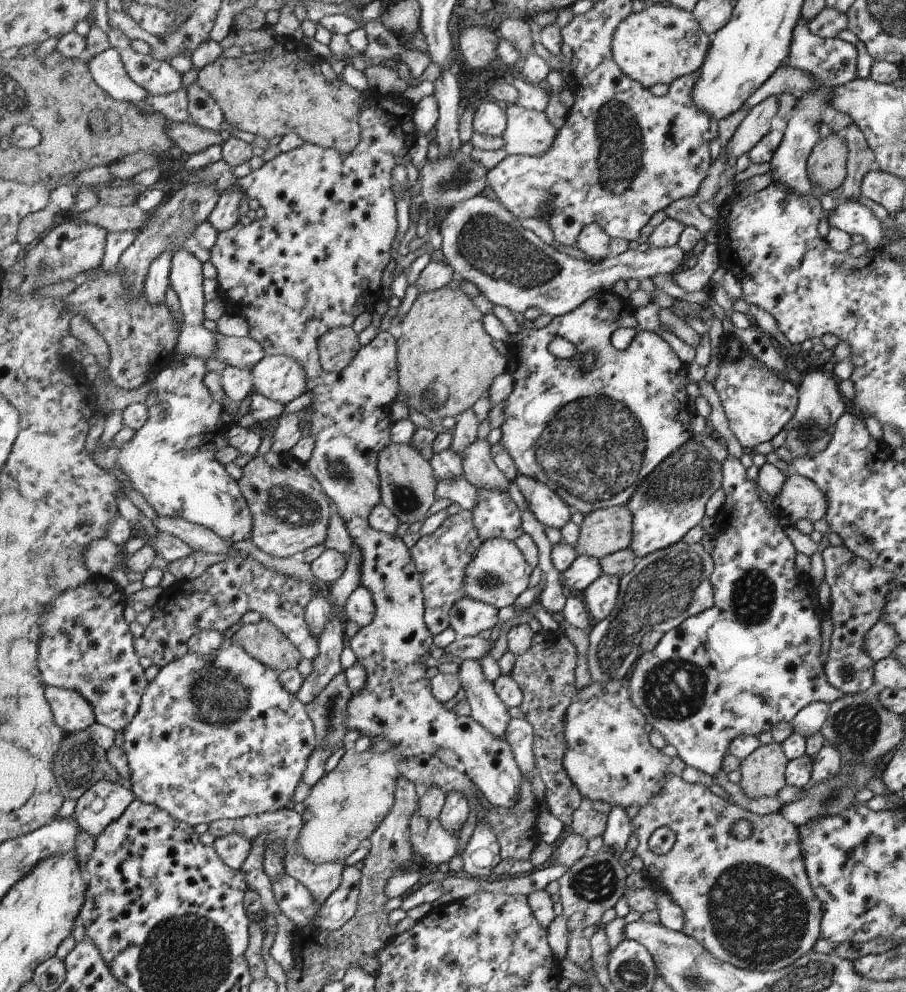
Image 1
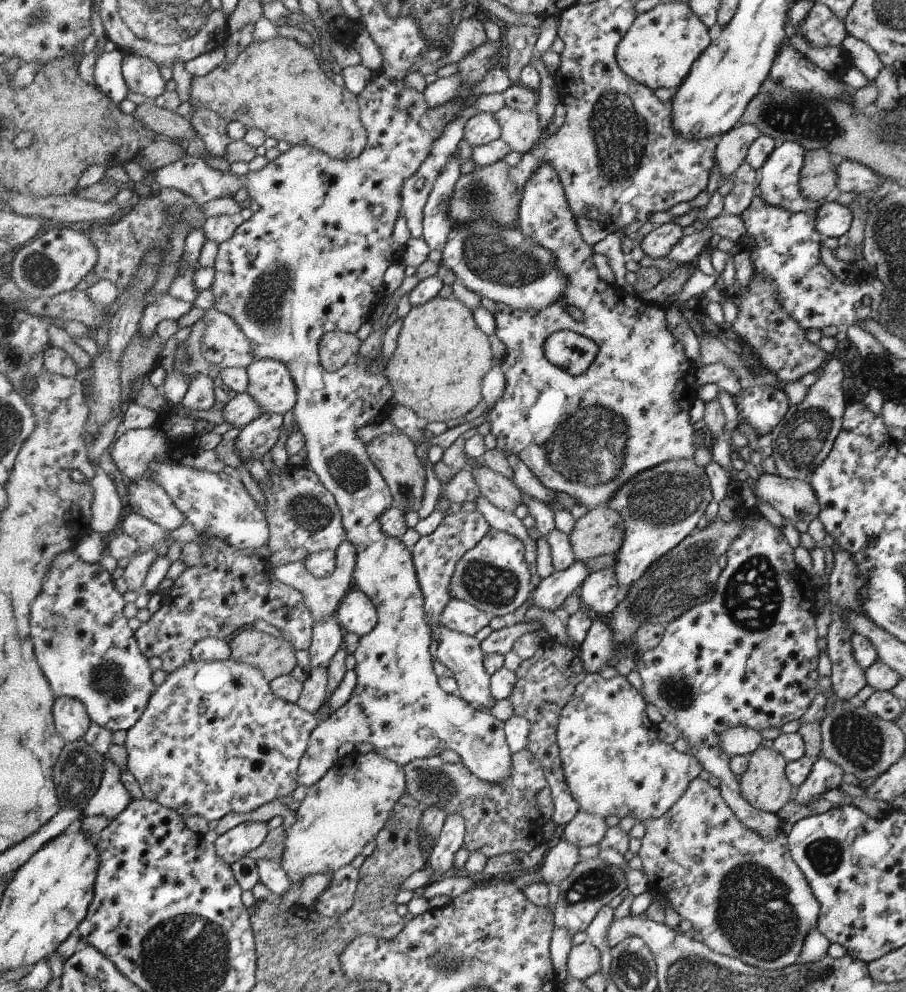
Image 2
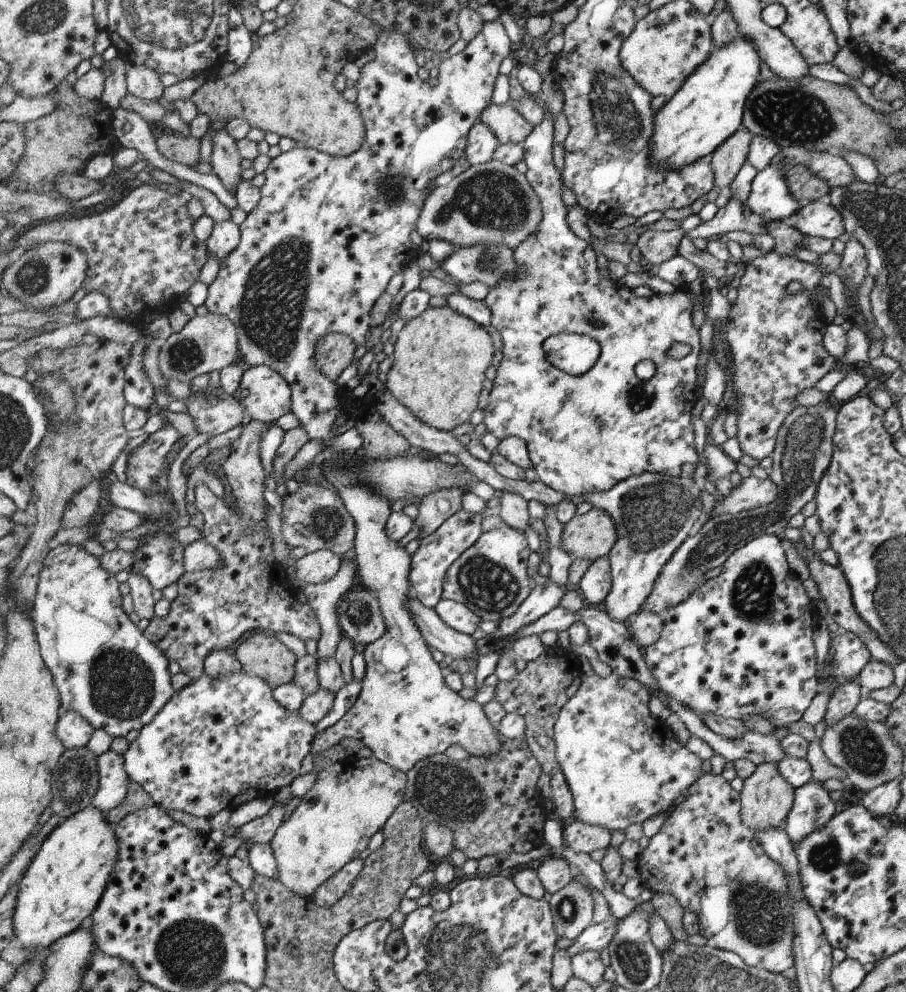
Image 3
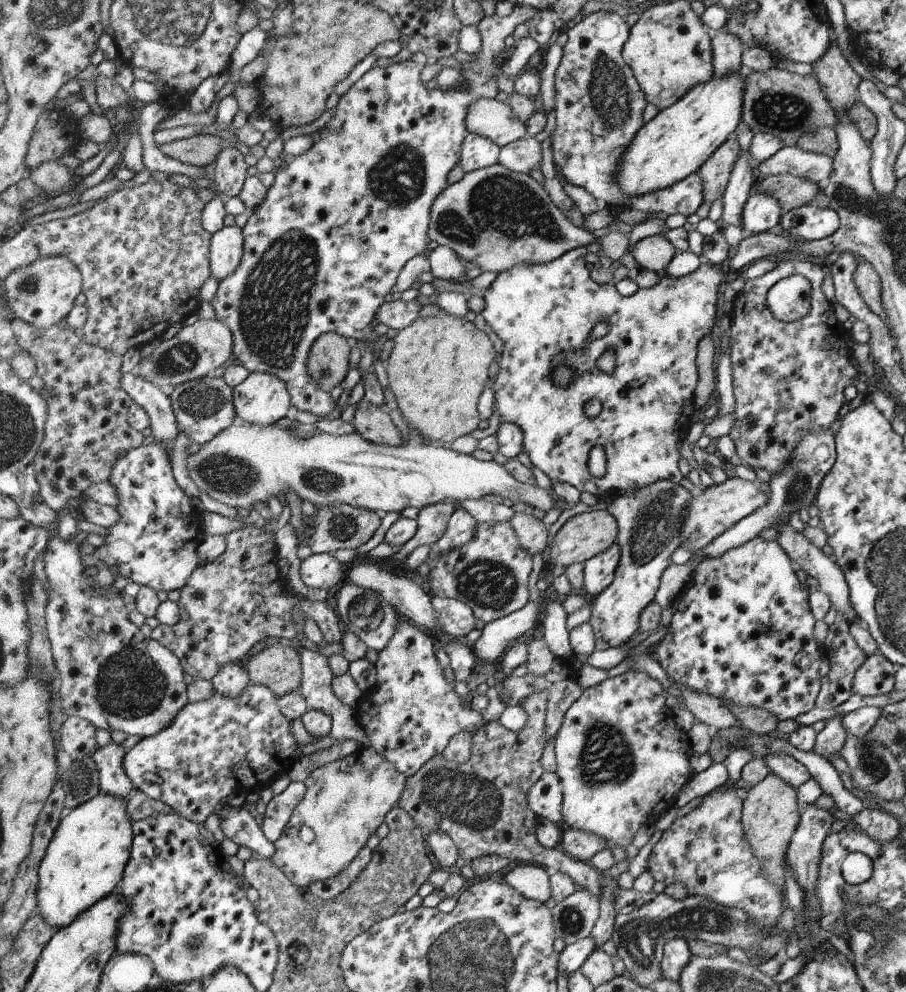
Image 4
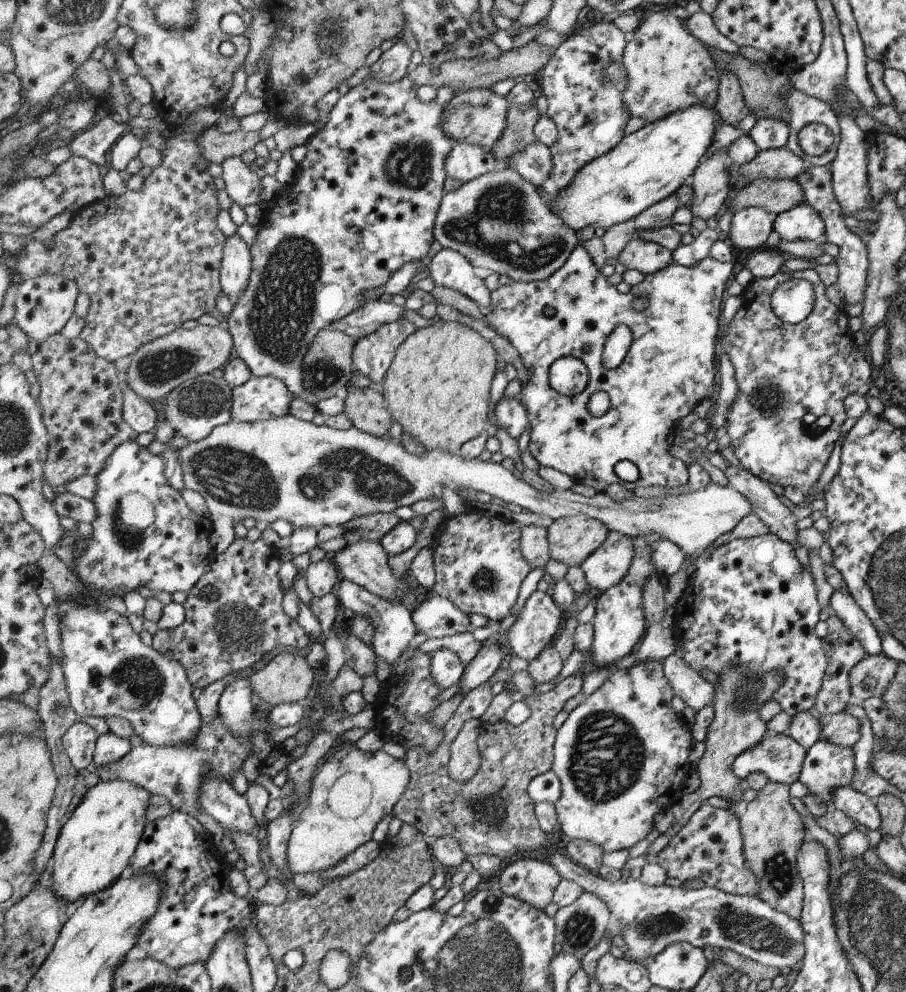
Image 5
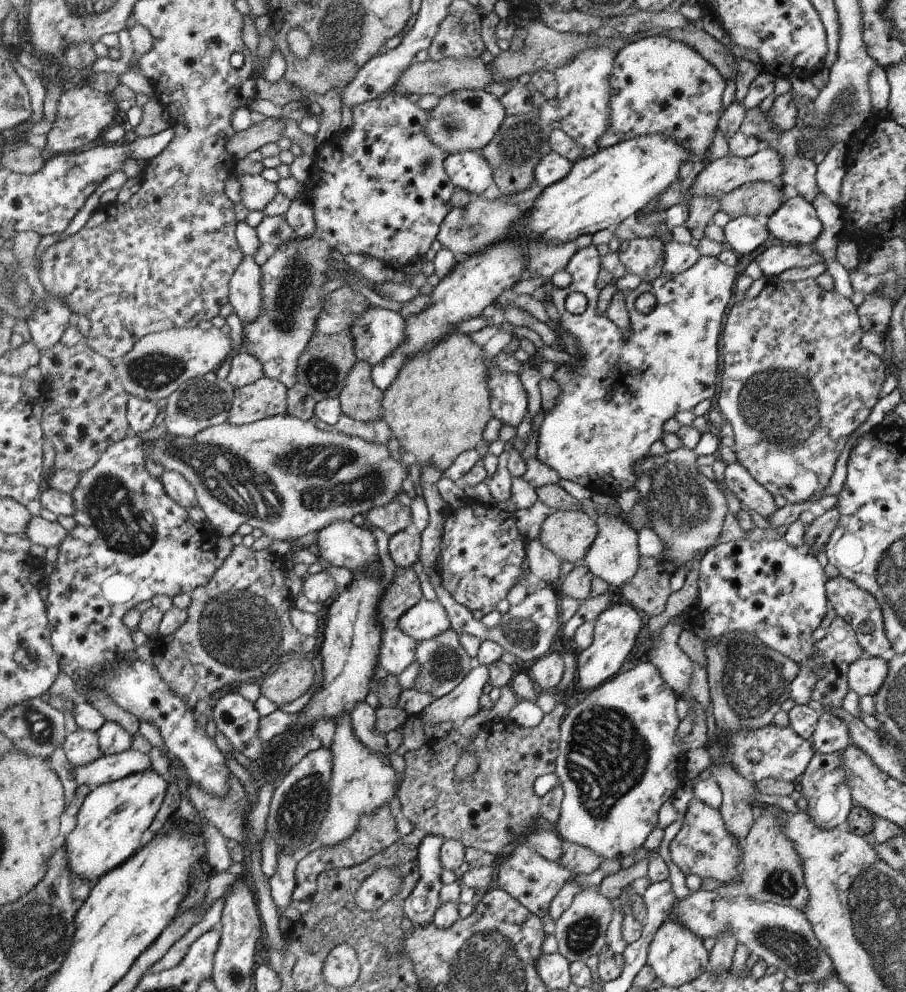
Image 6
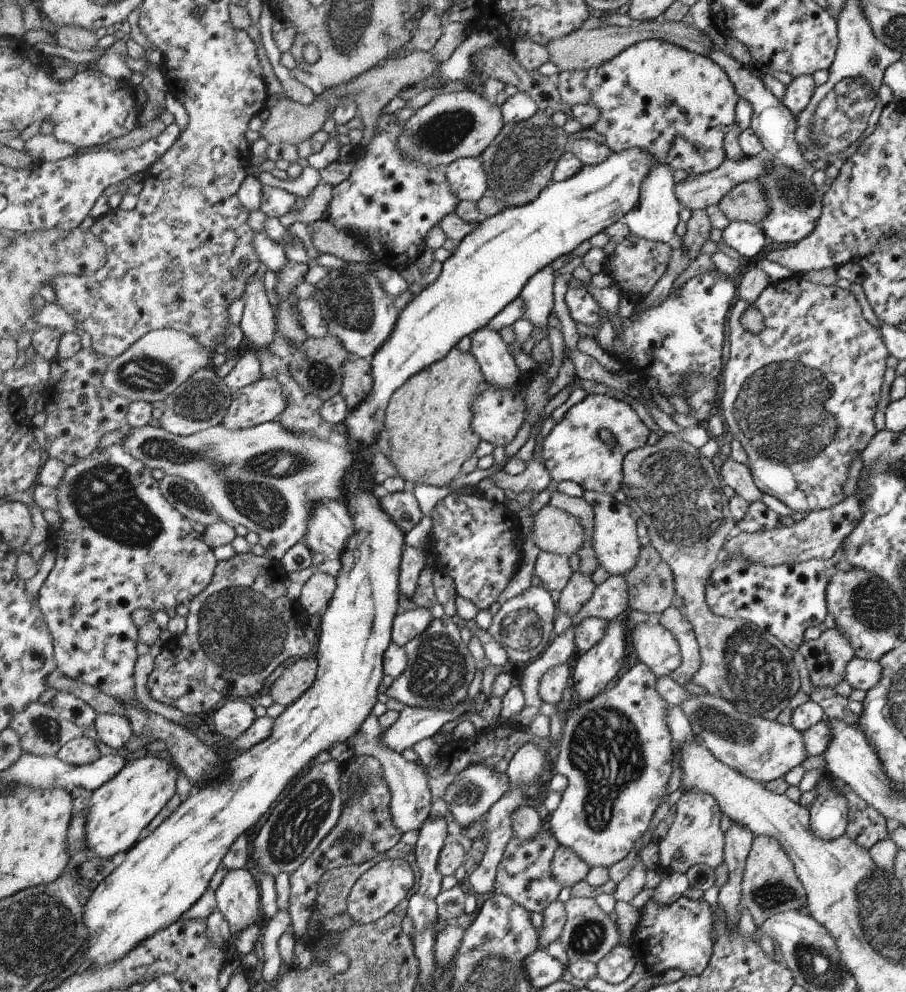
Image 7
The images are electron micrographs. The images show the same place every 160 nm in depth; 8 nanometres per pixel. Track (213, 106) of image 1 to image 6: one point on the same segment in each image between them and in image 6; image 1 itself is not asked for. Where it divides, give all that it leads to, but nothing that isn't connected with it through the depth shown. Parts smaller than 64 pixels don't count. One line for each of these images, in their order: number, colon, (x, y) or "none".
2: (210, 127)
3: (225, 160)
4: (230, 174)
5: (242, 184)
6: (256, 192)

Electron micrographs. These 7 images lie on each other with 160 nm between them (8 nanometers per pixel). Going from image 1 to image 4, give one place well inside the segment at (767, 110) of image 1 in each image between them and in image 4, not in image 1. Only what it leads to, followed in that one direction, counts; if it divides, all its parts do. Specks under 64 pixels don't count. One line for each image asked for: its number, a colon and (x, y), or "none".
2: (730, 152)
3: (726, 161)
4: (715, 174)

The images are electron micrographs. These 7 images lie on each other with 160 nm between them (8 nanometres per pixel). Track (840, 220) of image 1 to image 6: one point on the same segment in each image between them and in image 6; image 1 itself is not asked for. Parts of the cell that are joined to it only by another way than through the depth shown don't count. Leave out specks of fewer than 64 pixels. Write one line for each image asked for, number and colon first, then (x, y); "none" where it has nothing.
2: (833, 219)
3: (818, 219)
4: (811, 222)
5: (803, 222)
6: (796, 222)

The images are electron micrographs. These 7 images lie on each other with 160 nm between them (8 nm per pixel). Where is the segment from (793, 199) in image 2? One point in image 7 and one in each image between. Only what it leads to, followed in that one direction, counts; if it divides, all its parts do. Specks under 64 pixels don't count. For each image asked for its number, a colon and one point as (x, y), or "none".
3: (770, 199)
4: (761, 213)
5: (750, 228)
6: (744, 234)
7: (747, 239)

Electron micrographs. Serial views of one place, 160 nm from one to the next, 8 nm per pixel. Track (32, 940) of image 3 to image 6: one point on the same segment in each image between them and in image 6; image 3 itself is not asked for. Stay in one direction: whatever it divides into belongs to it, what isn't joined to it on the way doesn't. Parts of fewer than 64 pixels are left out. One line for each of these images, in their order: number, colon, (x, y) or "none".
4: (86, 862)
5: (97, 844)
6: (114, 824)

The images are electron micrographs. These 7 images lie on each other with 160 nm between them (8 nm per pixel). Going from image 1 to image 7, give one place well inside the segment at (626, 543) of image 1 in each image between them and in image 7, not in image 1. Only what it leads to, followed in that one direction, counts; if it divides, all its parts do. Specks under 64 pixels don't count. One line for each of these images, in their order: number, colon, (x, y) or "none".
2: (601, 531)
3: (590, 536)
4: (585, 535)
5: (572, 540)
6: (568, 534)
7: (554, 530)

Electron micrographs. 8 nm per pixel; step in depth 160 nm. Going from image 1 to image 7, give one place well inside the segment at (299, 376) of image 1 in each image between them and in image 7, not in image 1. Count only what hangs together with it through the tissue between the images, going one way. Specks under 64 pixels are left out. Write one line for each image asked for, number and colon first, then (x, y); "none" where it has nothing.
2: (270, 383)
3: (266, 395)
4: (262, 399)
5: (261, 398)
6: (264, 398)
7: (261, 402)

